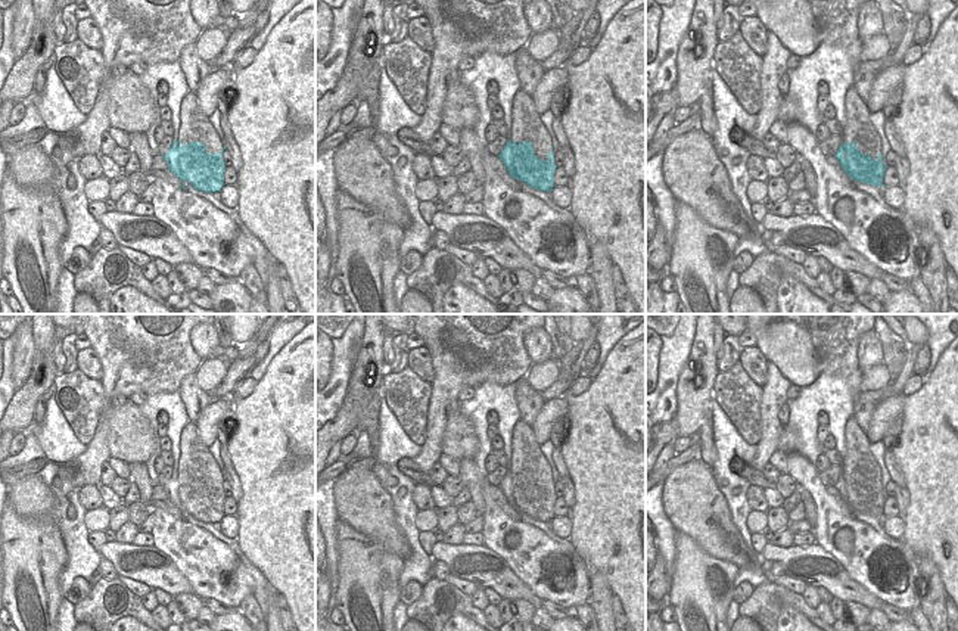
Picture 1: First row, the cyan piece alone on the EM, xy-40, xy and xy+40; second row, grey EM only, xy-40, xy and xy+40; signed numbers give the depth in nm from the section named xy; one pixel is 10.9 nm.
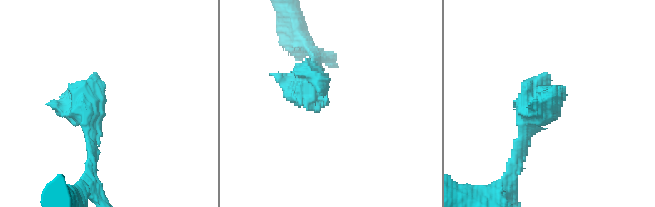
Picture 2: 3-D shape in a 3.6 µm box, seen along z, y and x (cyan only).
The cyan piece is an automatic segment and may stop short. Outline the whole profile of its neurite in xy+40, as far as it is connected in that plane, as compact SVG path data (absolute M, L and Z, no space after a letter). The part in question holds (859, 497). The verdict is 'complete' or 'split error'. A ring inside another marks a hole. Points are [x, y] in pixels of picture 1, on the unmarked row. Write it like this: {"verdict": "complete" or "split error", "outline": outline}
{"verdict": "complete", "outline": "M842 472L834 488L840 492L842 500L852 509L871 516L883 517L883 509L886 497L883 494L883 485L878 484L878 489L864 485L856 472Z"}

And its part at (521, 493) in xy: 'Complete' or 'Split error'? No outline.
Complete.

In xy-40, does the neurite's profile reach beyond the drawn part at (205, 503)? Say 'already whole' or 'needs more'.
already whole

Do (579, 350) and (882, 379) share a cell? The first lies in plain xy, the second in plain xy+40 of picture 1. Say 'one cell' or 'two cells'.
two cells

